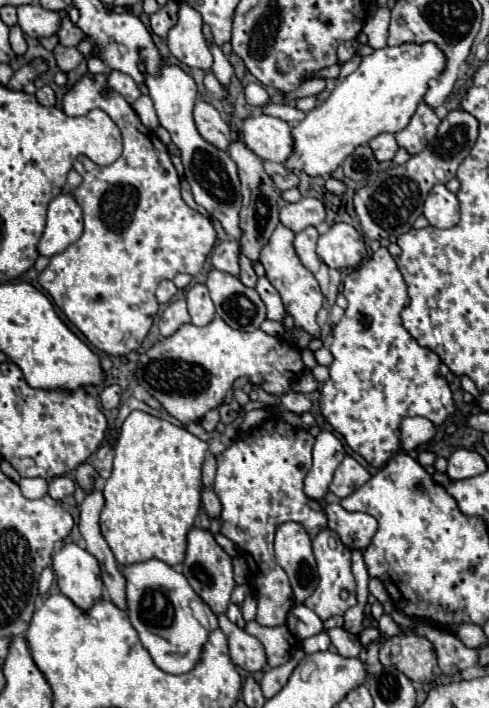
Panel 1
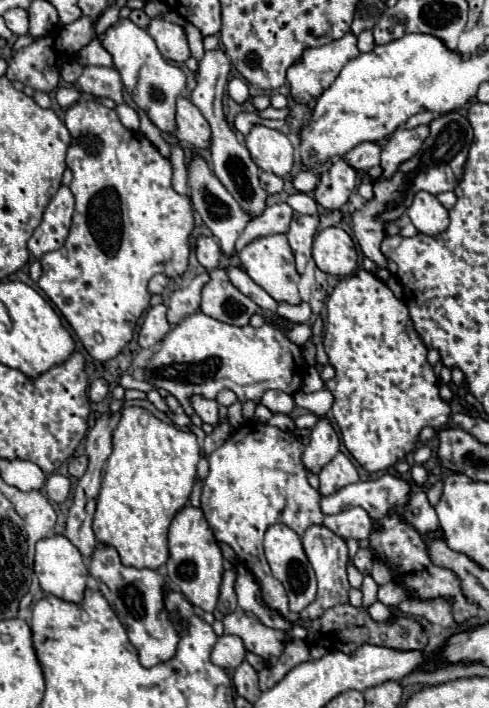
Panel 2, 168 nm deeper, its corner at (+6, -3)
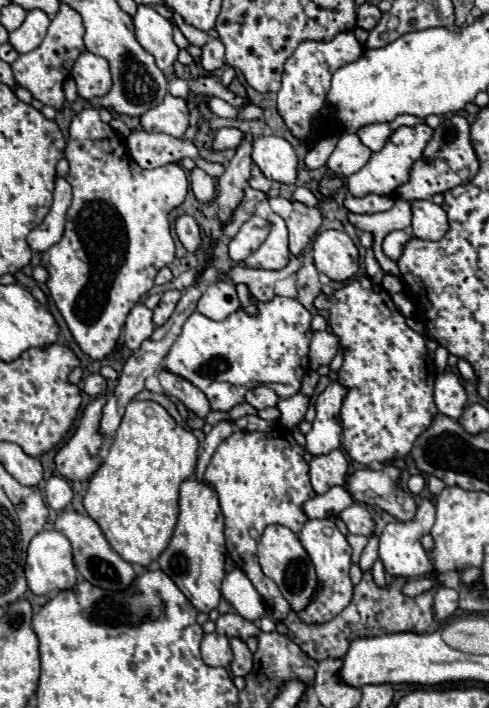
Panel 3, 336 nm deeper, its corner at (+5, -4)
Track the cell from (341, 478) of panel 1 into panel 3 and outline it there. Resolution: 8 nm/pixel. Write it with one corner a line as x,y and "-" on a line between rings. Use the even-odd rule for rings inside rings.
340,449
312,457
308,467
310,483
316,493
326,493
334,485
344,485
344,477
348,475
348,461

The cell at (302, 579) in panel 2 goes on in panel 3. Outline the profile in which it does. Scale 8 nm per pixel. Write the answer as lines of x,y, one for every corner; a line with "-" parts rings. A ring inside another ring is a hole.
270,525
264,529
264,533
258,541
258,561
260,561
264,575
270,577
278,585
280,593
284,595
284,599
290,603
290,607
296,613
302,611
310,603
310,597
312,597
316,581
318,581
316,571
314,571
314,565
312,565
308,553
304,551
302,543
288,527

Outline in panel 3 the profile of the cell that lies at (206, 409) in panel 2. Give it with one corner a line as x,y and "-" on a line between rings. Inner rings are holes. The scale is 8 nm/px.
162,369
158,373
158,381
166,395
182,401
190,411
194,411
198,417
206,417
210,413
208,399
200,389
196,389
190,381
184,381
184,377
176,377
174,373
168,373
168,369

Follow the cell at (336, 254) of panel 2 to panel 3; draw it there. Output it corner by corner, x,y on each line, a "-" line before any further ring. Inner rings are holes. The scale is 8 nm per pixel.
322,231
312,243
314,265
332,281
348,281
358,271
358,249
344,231

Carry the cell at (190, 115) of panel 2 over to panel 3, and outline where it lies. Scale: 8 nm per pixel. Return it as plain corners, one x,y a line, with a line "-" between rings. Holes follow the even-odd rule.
166,95
160,105
140,115
140,125
148,133
166,133
170,137
182,137
188,129
186,101

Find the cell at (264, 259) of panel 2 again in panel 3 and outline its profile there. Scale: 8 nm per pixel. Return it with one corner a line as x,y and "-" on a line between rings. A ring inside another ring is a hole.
270,213
268,223
270,223
270,235
250,257
246,257
244,261
246,267
282,269
288,265
290,251
288,251
288,229
284,225
284,219
276,213

